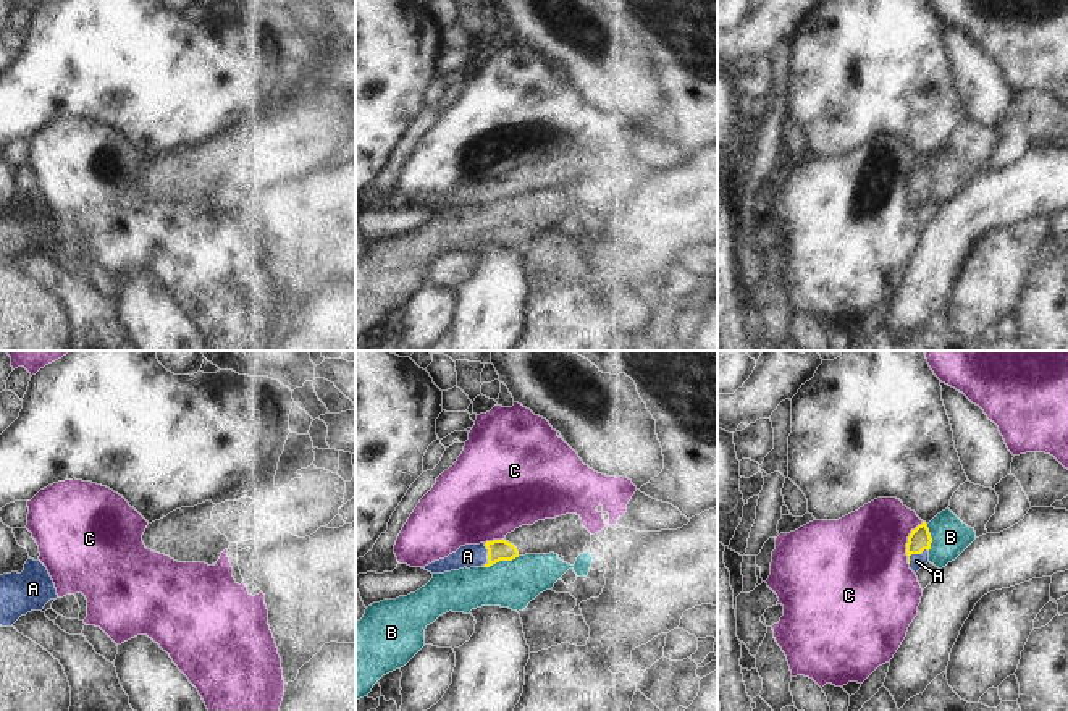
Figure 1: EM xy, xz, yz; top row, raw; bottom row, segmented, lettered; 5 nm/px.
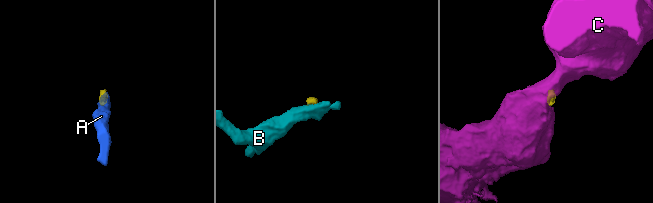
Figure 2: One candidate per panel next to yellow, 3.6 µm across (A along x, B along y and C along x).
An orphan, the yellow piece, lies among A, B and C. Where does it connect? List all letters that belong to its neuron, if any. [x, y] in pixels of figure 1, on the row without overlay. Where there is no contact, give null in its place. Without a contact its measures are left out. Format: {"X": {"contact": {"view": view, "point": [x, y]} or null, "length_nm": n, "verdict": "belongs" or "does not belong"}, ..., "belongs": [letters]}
{"A": {"contact": {"view": "yz", "point": [915, 191]}, "length_nm": 120, "verdict": "belongs"}, "B": {"contact": {"view": "xz", "point": [500, 197]}, "length_nm": 200, "verdict": "does not belong"}, "C": {"contact": {"view": "yz", "point": [907, 181]}, "length_nm": 220, "verdict": "does not belong"}, "belongs": ["A"]}

